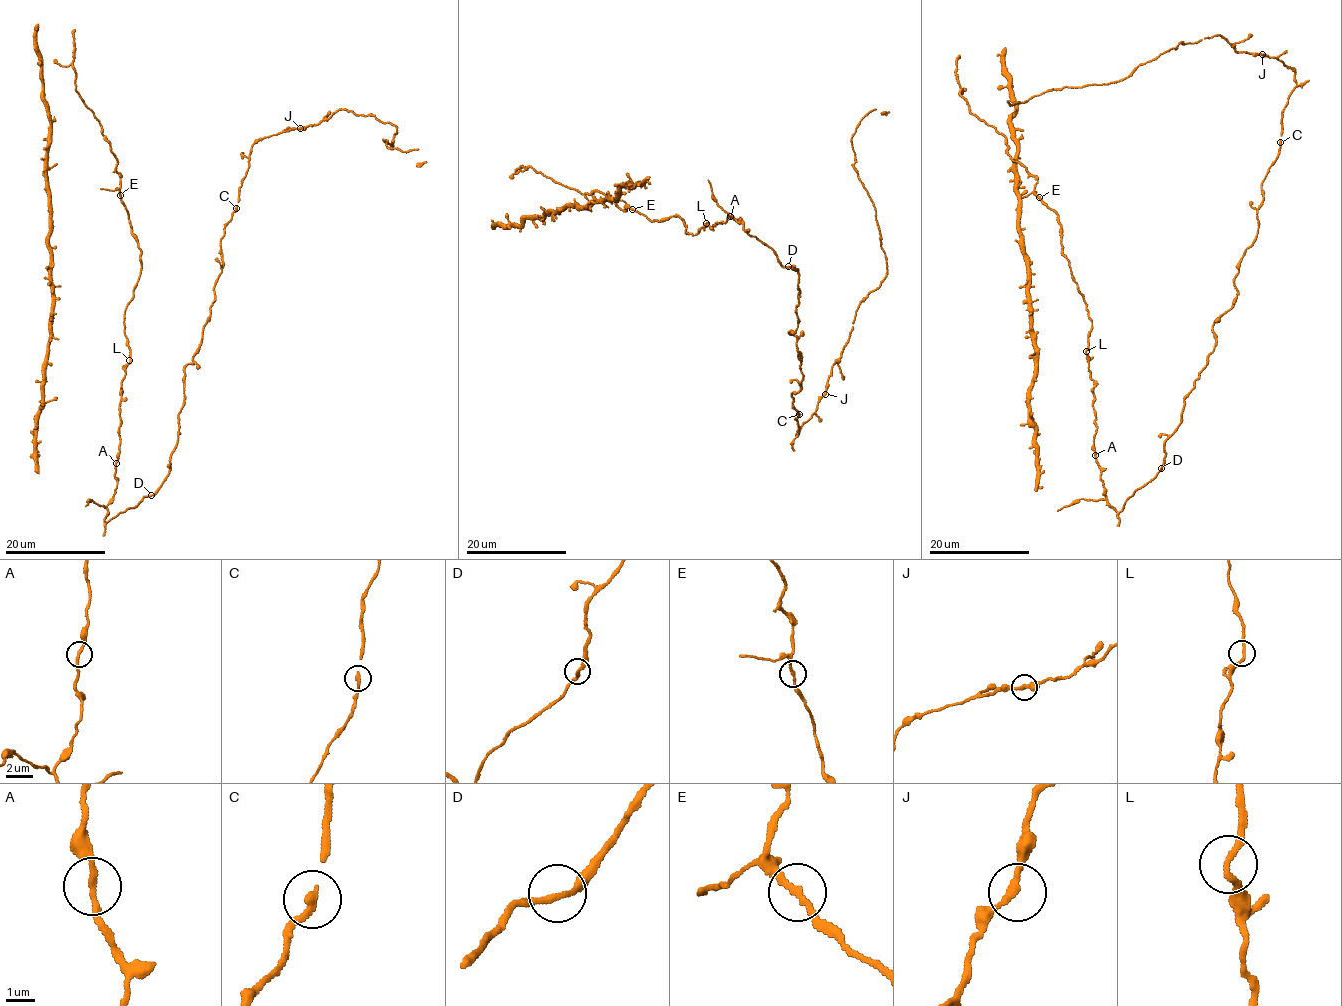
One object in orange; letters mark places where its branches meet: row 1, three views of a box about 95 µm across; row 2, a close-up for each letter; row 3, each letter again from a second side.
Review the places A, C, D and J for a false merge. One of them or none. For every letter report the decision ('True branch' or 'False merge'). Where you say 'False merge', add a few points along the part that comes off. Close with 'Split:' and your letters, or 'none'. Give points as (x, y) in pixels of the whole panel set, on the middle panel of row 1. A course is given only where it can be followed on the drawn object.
A: True branch
C: True branch
D: True branch
J: True branch
Split: none

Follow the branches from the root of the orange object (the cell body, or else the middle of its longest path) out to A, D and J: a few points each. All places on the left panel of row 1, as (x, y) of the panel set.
A: (107, 506), (117, 487), (116, 462)
D: (107, 506), (106, 522), (119, 513), (134, 508), (144, 497), (151, 495)
J: (107, 506), (106, 522), (168, 473), (184, 368), (215, 300), (220, 241), (251, 145), (300, 128)

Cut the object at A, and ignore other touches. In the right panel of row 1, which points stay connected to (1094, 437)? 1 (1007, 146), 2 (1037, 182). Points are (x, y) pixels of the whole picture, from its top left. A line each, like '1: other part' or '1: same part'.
1: same part
2: same part

